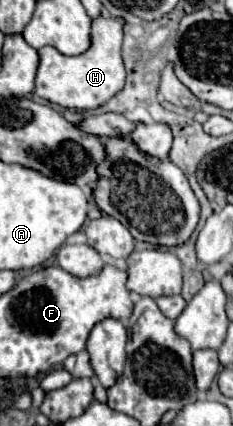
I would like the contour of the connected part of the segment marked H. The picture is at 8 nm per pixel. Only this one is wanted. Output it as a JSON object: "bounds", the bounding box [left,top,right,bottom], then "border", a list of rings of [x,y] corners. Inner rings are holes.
{"bounds":[35,17,125,111],"border":[[[95,17],[91,29],[91,47],[75,57],[61,55],[55,47],[39,49],[41,63],[35,79],[35,93],[51,103],[57,103],[67,109],[89,111],[107,103],[113,95],[123,89],[125,83],[125,67],[121,59],[121,43],[123,43],[123,17]]]}

